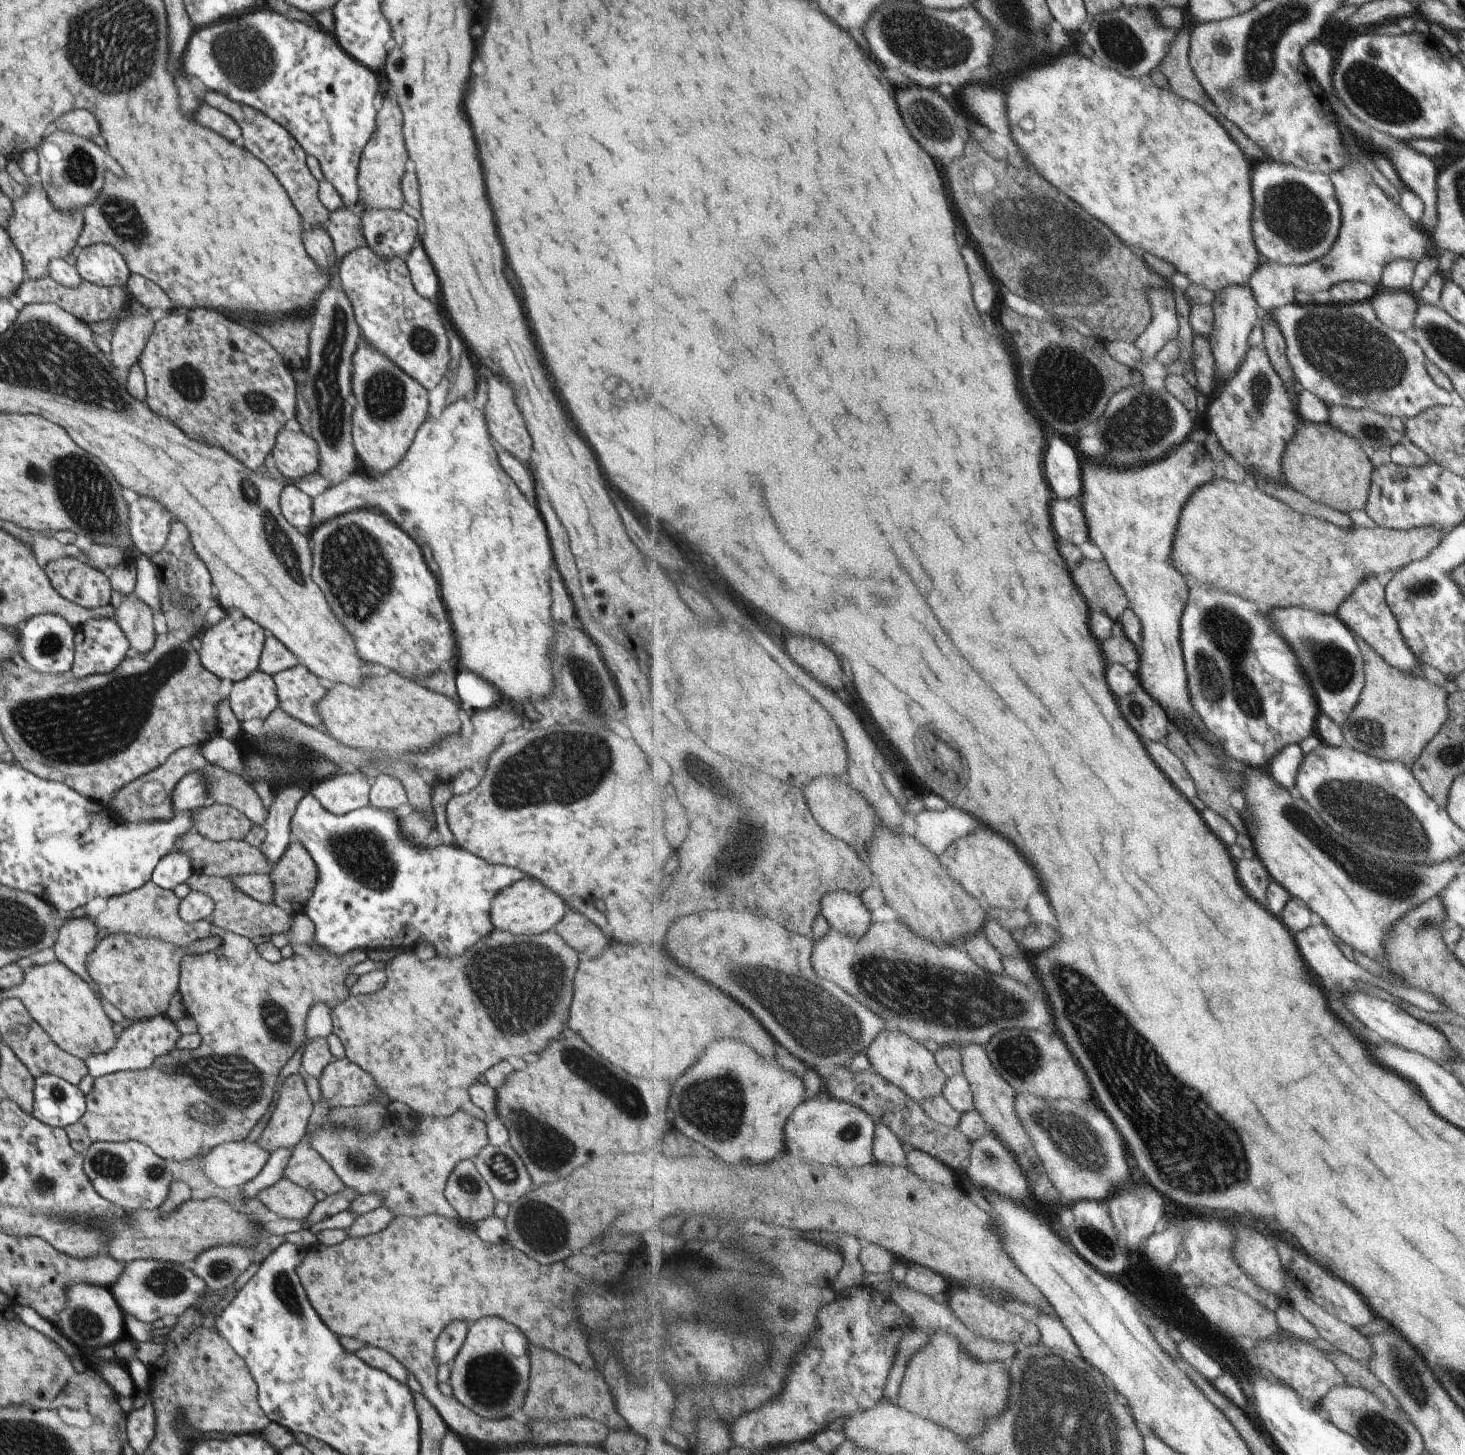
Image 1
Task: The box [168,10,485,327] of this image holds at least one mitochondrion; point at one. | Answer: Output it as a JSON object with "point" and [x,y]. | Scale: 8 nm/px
{"point":[242,53]}

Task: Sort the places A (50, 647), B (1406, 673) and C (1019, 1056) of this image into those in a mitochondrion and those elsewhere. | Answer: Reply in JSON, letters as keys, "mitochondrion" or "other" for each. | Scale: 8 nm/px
{"A":"mitochondrion","B":"other","C":"mitochondrion"}

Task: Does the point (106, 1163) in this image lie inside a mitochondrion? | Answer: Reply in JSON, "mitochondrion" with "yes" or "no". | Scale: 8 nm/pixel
{"mitochondrion":"yes"}

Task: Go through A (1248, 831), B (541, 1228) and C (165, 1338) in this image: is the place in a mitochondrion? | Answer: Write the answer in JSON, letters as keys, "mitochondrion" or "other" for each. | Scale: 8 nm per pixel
{"A":"other","B":"mitochondrion","C":"other"}

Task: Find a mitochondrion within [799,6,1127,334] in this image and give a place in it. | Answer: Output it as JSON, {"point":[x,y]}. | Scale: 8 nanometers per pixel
{"point":[1044,231]}

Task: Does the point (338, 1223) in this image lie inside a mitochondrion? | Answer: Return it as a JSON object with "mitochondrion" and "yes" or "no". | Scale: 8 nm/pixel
{"mitochondrion":"no"}

